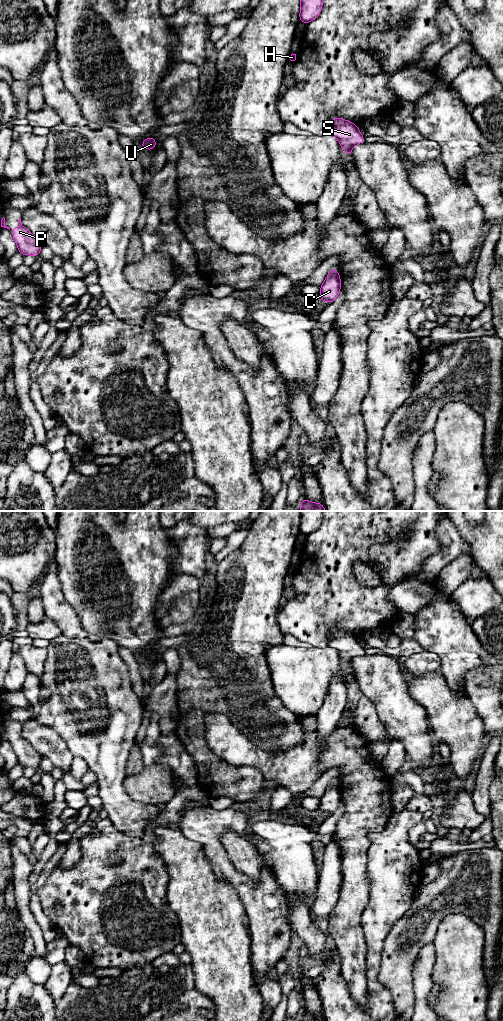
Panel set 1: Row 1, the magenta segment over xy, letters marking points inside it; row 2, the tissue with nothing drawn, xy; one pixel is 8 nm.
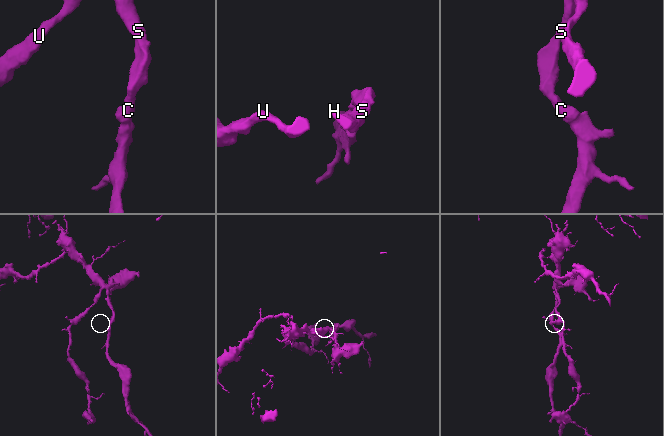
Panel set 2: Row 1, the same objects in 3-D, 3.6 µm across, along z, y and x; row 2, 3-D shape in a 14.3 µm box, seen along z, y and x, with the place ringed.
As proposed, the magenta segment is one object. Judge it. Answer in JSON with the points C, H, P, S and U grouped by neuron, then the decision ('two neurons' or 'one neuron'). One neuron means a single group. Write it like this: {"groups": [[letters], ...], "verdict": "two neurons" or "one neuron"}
{"groups": [["C", "H", "P", "S", "U"]], "verdict": "one neuron"}

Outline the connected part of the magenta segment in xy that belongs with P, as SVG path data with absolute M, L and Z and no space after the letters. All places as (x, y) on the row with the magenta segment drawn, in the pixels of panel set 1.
M5 218L1 220L1 227L7 228L10 230L17 246L18 252L25 255L33 255L35 257L40 255L42 243L21 223L21 218L19 219L20 225L14 230L11 230L9 227L5 226Z

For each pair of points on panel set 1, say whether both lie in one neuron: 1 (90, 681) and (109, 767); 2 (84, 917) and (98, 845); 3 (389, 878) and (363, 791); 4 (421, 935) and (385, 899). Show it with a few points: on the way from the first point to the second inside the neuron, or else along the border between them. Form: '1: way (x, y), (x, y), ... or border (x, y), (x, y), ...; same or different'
1: way (92, 702), (95, 711), (109, 725), (109, 746); same
2: way (89, 899), (88, 889), (97, 880), (98, 863); same
3: border (391, 815), (381, 830), (369, 835), (367, 854); different
4: border (414, 896), (408, 910), (392, 926), (387, 934); different

